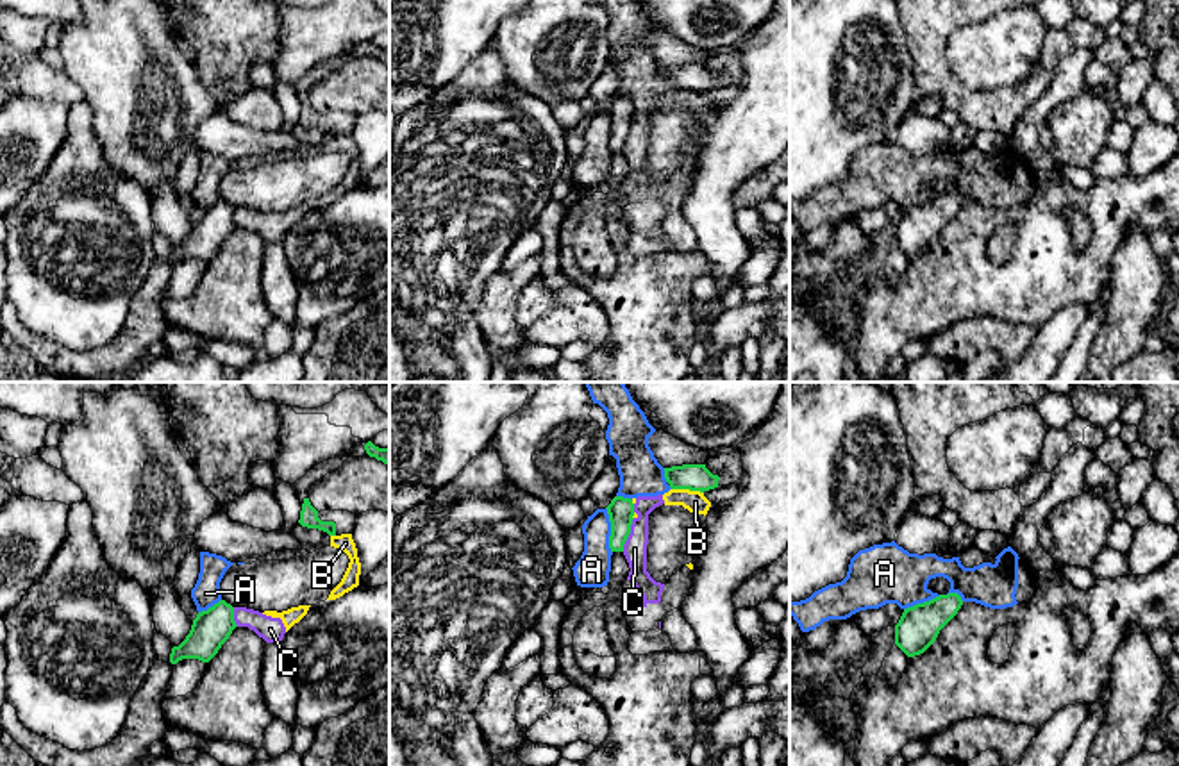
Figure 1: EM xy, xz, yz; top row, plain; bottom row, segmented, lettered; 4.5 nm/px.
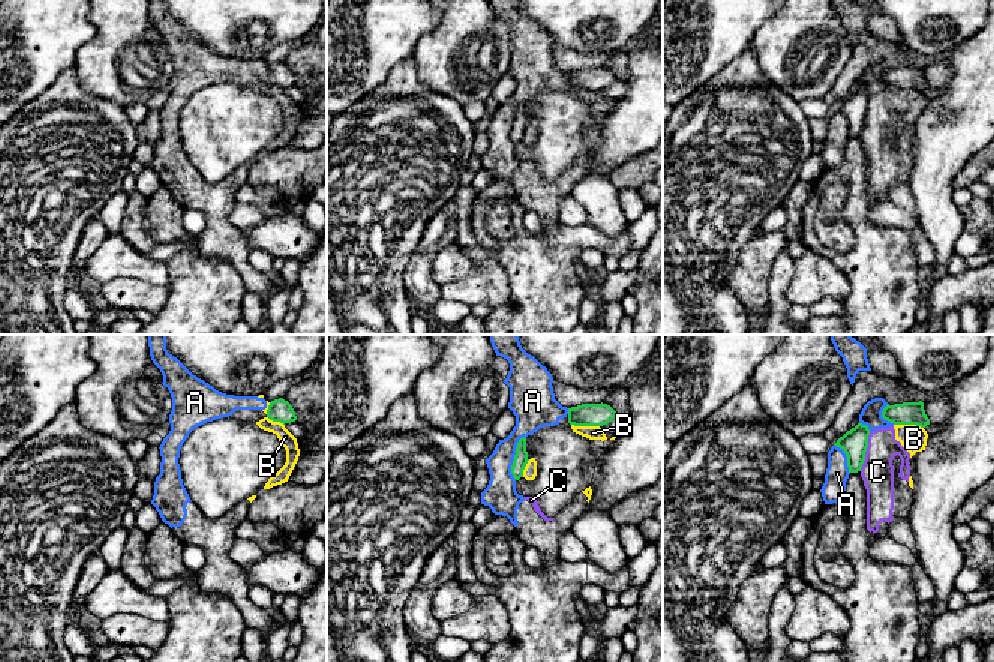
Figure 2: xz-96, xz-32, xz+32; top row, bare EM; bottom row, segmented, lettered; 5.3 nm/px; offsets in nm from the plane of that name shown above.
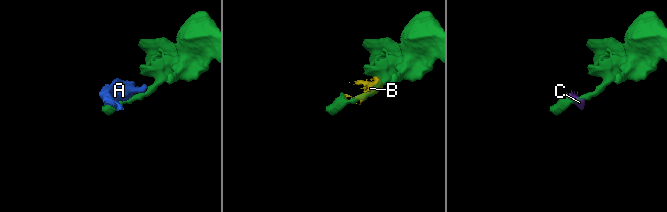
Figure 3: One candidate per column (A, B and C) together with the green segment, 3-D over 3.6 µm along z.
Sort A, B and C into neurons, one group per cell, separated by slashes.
A B C

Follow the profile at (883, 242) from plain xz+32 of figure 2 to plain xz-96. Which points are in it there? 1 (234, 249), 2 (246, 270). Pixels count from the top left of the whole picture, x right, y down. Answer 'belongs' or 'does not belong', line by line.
1: does not belong
2: does not belong

